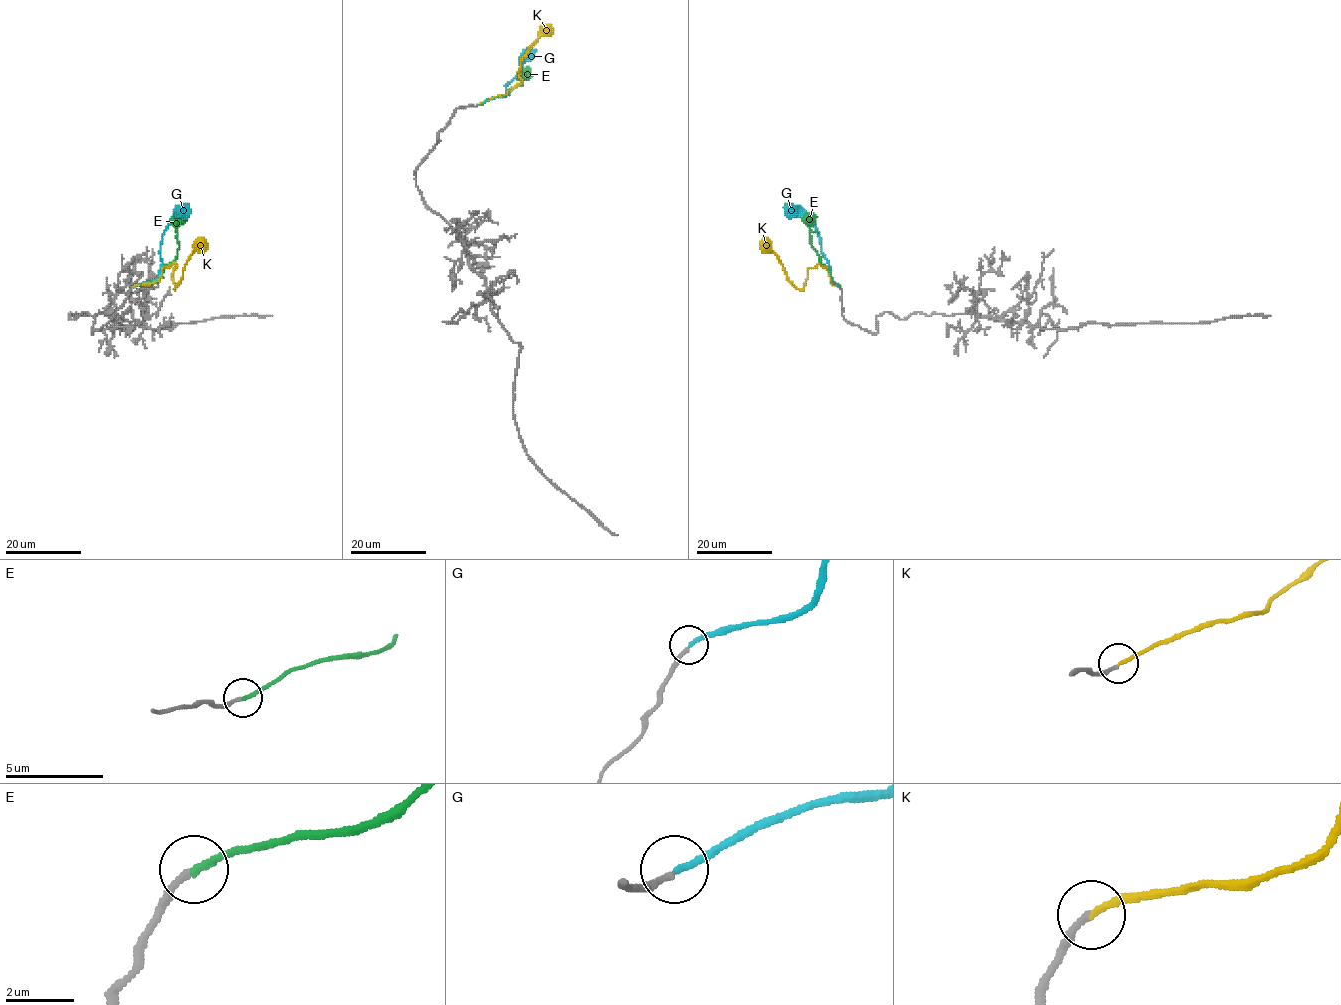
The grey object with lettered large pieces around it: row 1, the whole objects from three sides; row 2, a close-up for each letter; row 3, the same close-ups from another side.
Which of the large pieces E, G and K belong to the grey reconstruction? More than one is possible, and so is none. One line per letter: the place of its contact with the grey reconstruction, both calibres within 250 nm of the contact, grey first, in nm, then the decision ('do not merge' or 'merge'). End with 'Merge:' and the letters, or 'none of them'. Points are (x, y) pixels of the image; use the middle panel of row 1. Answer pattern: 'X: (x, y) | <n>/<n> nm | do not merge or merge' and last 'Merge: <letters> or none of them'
E: (479, 104) | 180/200 nm | merge
G: (478, 104) | 180/200 nm | do not merge
K: (478, 104) | 180/170 nm | do not merge
Merge: E

